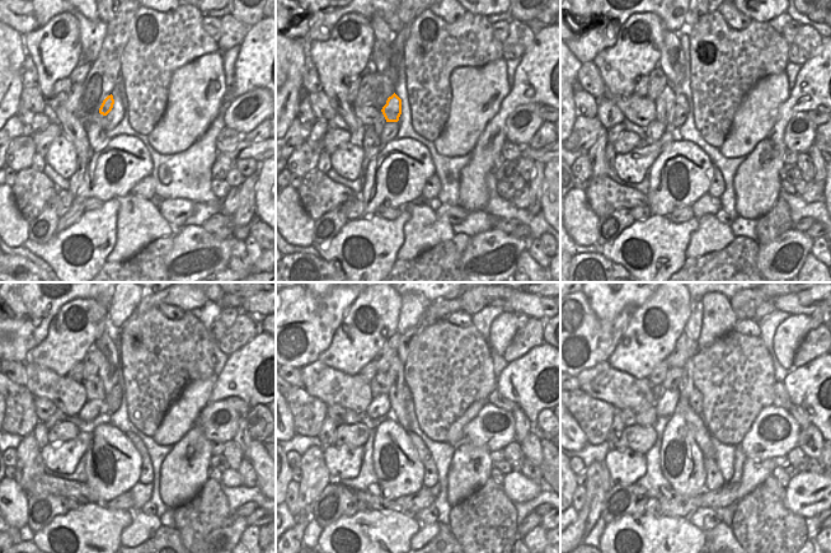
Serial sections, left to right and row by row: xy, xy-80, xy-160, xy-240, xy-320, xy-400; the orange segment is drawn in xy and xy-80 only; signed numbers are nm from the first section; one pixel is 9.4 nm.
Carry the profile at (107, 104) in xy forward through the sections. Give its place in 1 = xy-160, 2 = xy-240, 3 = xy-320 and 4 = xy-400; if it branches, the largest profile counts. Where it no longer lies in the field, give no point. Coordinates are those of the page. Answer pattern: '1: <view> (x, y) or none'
1: xy-160 (680, 108)
2: xy-240 (112, 401)
3: xy-320 (408, 395)
4: xy-400 (695, 399)

